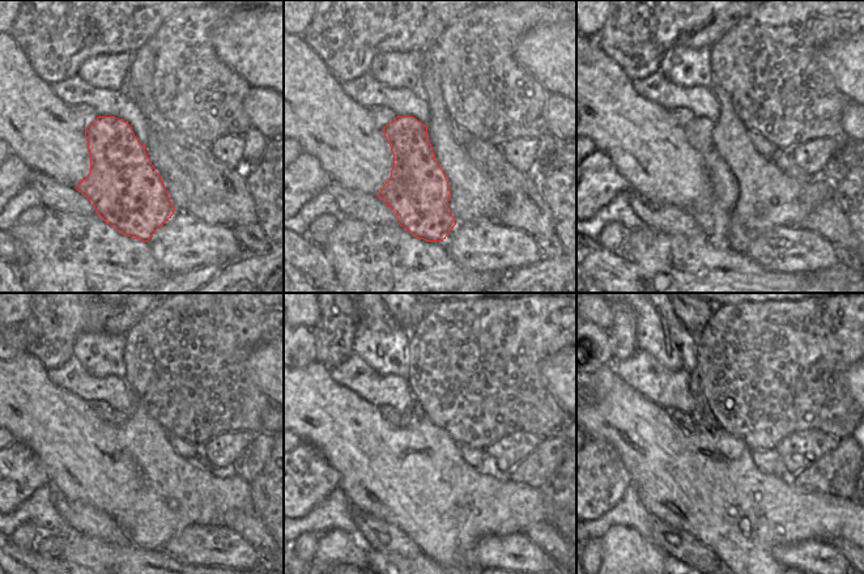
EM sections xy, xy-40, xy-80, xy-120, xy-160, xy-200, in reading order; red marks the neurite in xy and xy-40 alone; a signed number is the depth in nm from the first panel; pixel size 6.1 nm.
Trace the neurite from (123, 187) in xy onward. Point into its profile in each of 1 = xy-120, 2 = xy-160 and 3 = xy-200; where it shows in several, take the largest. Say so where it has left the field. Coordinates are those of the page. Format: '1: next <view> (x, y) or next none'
1: next xy-120 (116, 419)
2: next xy-160 (412, 415)
3: next xy-200 (702, 416)

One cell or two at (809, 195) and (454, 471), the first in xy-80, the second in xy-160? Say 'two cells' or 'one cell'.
one cell

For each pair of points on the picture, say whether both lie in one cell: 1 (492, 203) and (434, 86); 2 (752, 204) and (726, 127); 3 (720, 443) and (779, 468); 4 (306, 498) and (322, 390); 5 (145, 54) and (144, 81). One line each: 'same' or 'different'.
1: same
2: same
3: different
4: different
5: same

